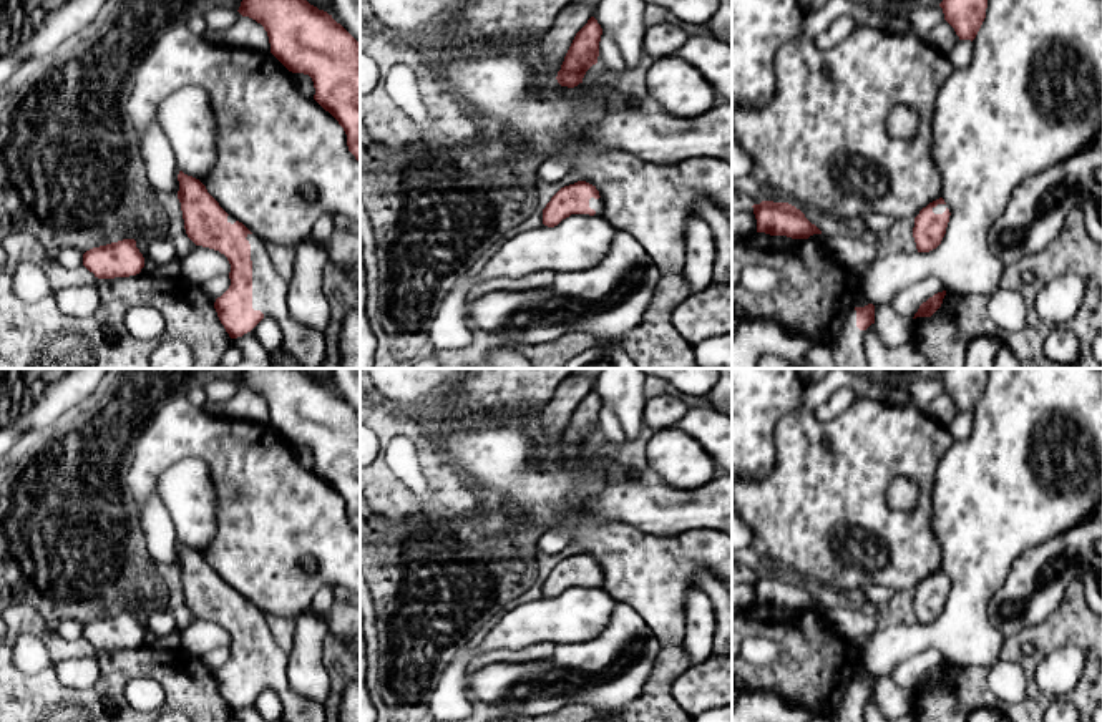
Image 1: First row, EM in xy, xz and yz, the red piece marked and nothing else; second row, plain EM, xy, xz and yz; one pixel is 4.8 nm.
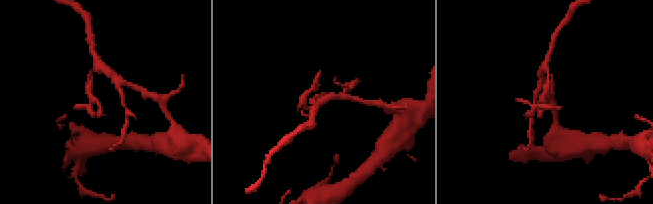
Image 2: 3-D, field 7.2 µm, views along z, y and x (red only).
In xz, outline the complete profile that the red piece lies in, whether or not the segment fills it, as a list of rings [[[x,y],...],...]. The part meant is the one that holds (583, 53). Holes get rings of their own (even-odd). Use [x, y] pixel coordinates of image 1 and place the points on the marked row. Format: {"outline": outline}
{"outline": [[[591,17],[576,33],[558,71],[556,80],[561,86],[574,88],[583,83],[586,71],[597,63],[601,35],[601,25]]]}

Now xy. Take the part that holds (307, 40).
{"outline": [[[242,0],[237,12],[264,27],[271,53],[289,71],[312,78],[314,100],[344,128],[349,151],[360,163],[360,41],[307,0]]]}

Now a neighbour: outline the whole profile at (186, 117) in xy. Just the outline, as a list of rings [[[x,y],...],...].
[[[184,86],[161,101],[158,123],[168,136],[179,171],[201,179],[216,163],[217,124],[209,95]]]

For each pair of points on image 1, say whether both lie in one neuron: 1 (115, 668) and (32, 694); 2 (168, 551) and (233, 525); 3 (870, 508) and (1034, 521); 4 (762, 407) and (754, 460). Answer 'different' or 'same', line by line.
1: same
2: different
3: different
4: same

